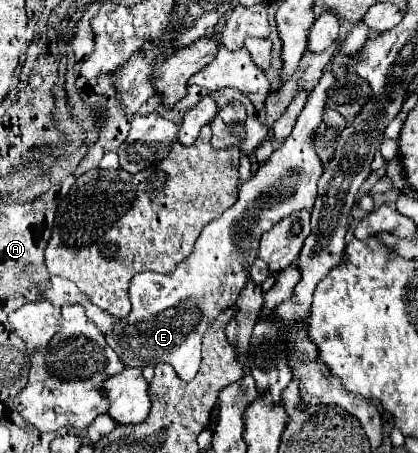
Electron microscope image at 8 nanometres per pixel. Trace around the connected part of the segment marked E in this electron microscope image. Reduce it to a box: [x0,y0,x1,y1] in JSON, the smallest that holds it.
[106,67,334,381]

